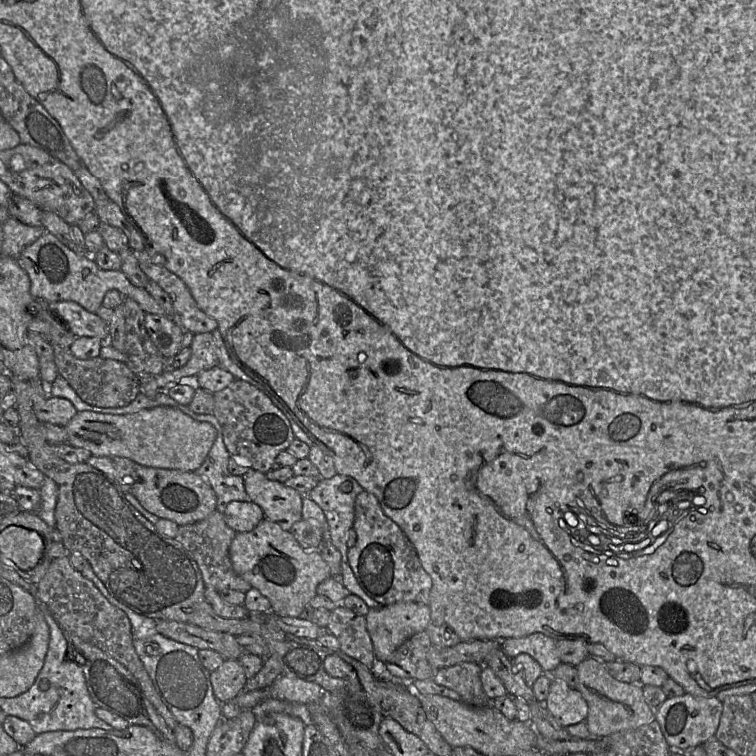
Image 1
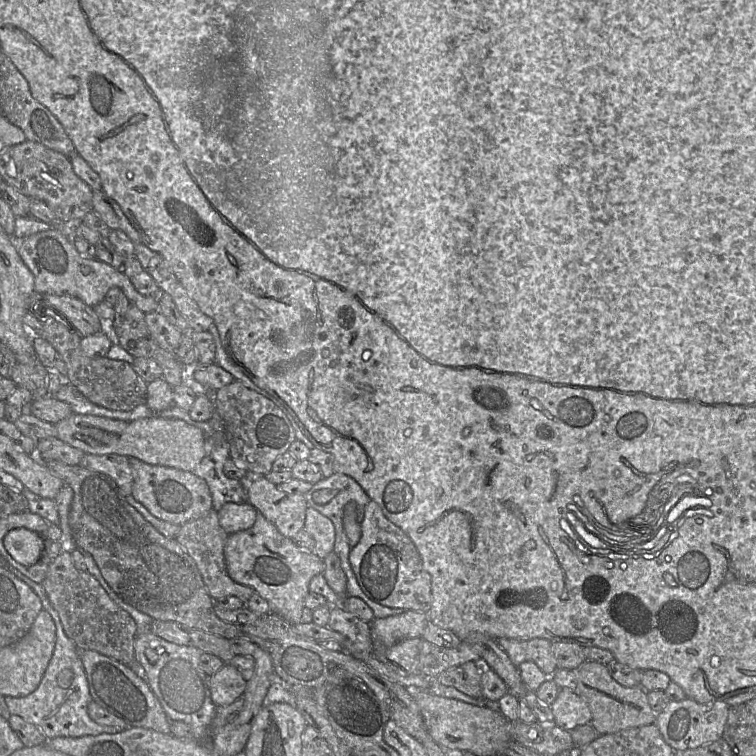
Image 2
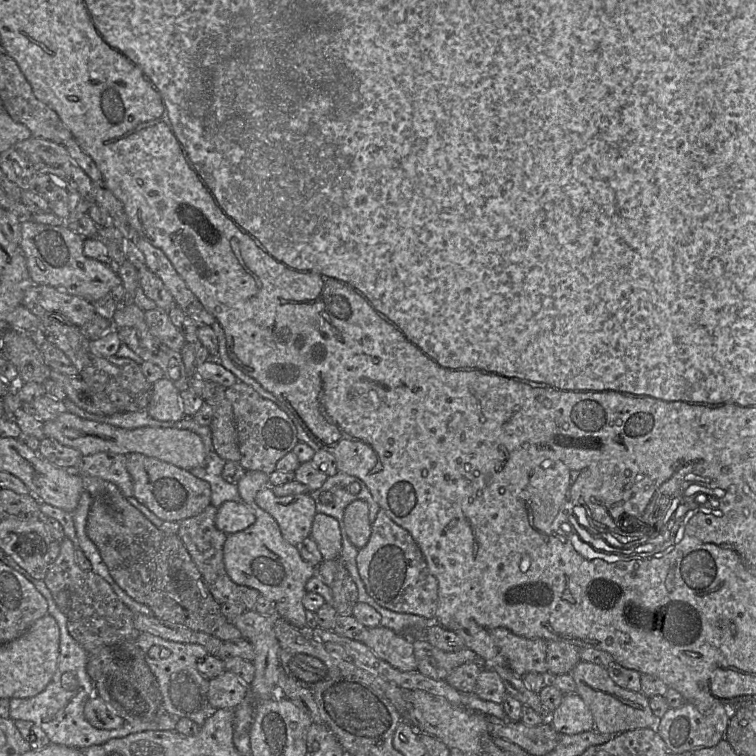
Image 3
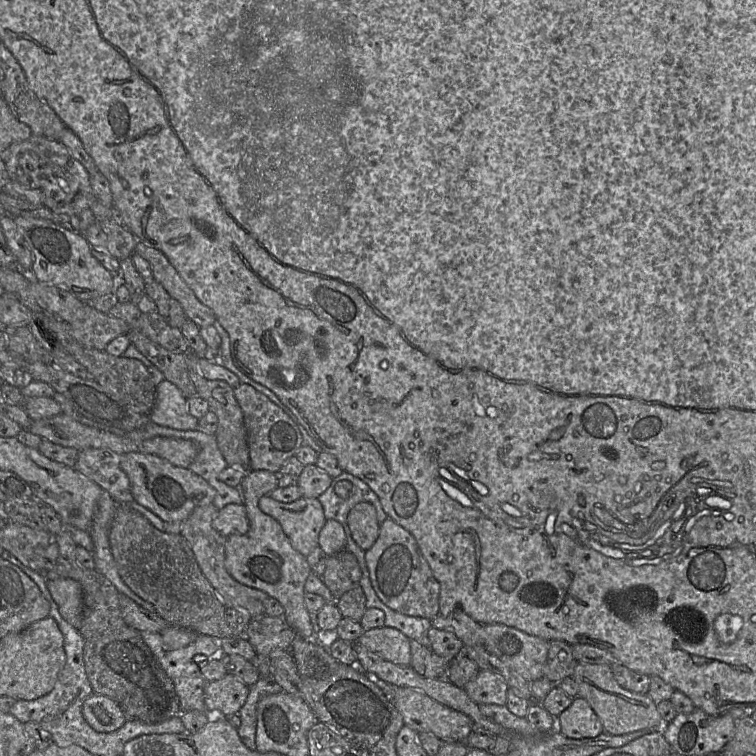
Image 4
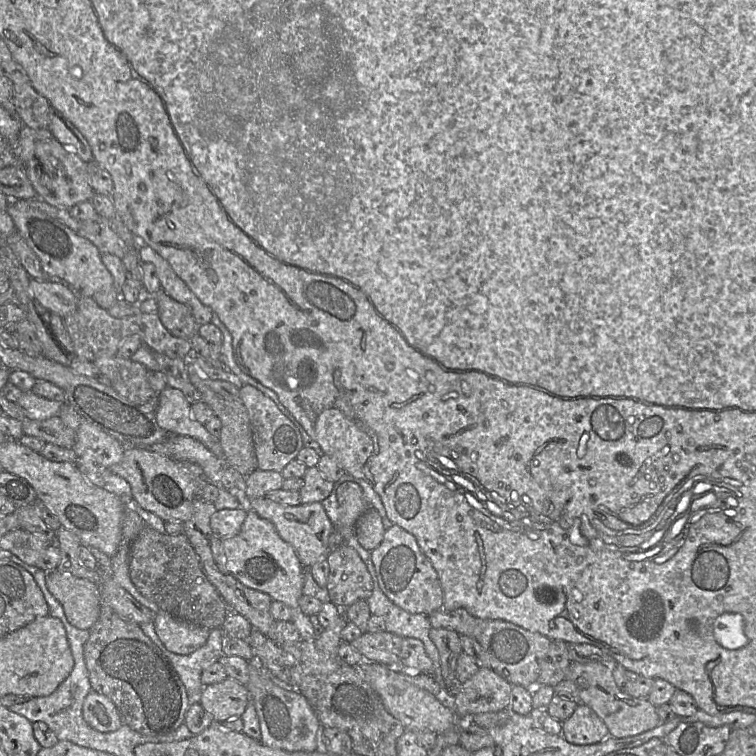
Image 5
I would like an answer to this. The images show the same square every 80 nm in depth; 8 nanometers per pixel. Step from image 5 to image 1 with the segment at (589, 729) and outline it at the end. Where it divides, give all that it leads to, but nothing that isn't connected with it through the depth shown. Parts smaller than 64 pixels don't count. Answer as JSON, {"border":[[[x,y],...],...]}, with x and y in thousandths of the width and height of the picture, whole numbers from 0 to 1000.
{"border":[[[730,899],[721,934],[746,963],[775,954],[778,947],[778,931],[769,917],[745,899]]]}

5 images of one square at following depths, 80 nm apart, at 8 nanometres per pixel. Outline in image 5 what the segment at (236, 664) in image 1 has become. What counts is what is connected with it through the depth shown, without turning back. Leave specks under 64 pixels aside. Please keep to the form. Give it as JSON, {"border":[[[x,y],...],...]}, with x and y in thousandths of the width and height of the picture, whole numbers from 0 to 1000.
{"border":[[[300,896],[292,902],[270,907],[263,930],[284,955],[295,956],[319,950],[329,930],[329,915],[324,906]]]}

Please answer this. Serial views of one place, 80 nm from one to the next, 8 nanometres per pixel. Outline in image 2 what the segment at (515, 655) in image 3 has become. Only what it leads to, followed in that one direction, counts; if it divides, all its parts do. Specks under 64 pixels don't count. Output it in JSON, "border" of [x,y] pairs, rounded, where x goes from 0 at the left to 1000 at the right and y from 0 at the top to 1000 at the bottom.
{"border":[[[661,844],[655,847],[683,882],[694,874],[704,874],[725,896],[737,886],[735,872],[730,861],[730,849],[724,845],[683,847]]]}

